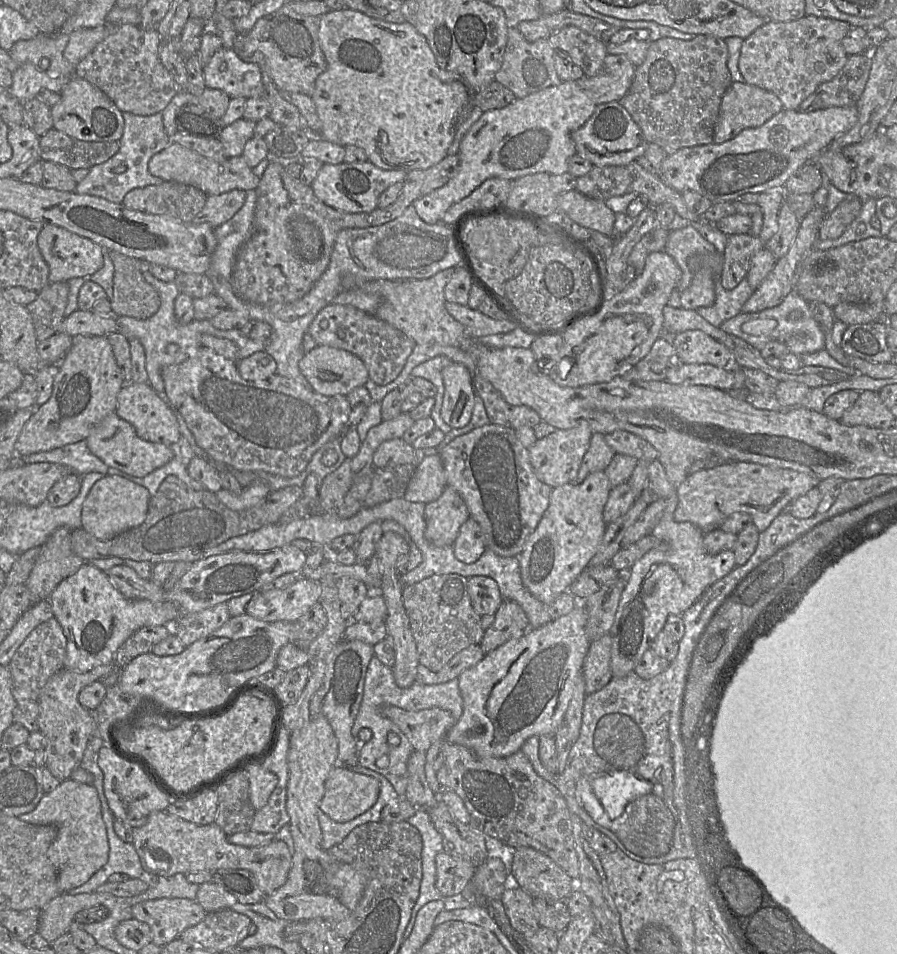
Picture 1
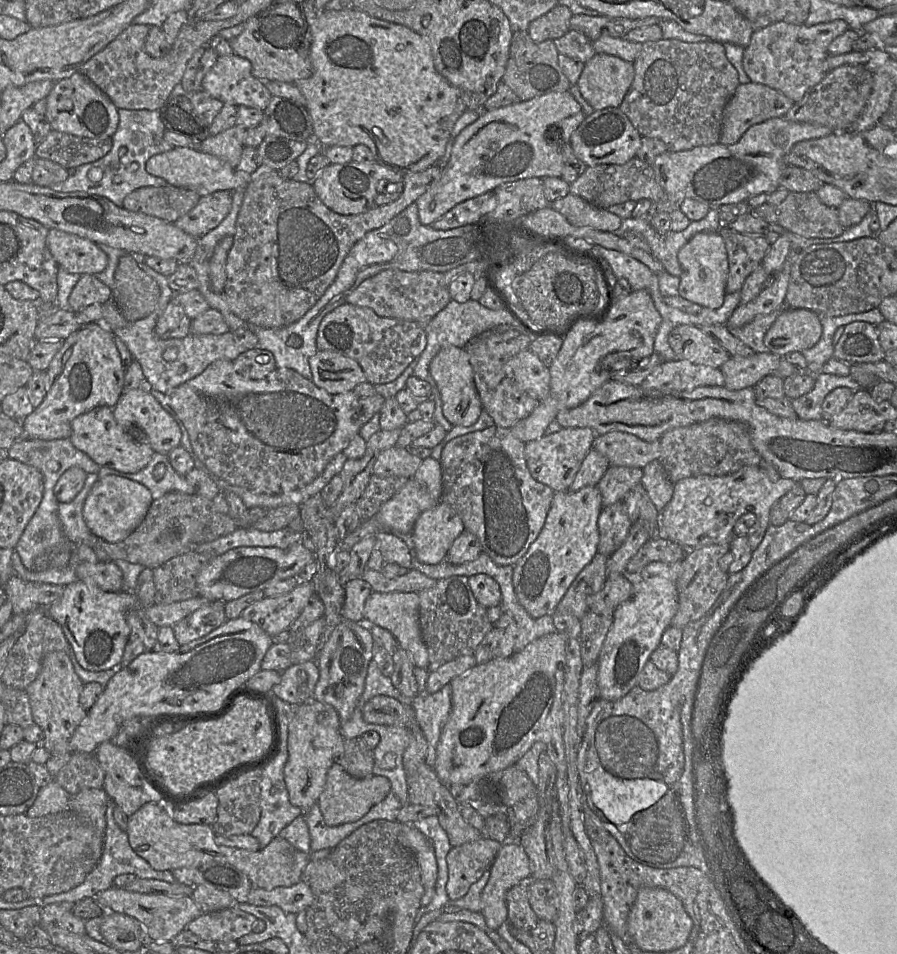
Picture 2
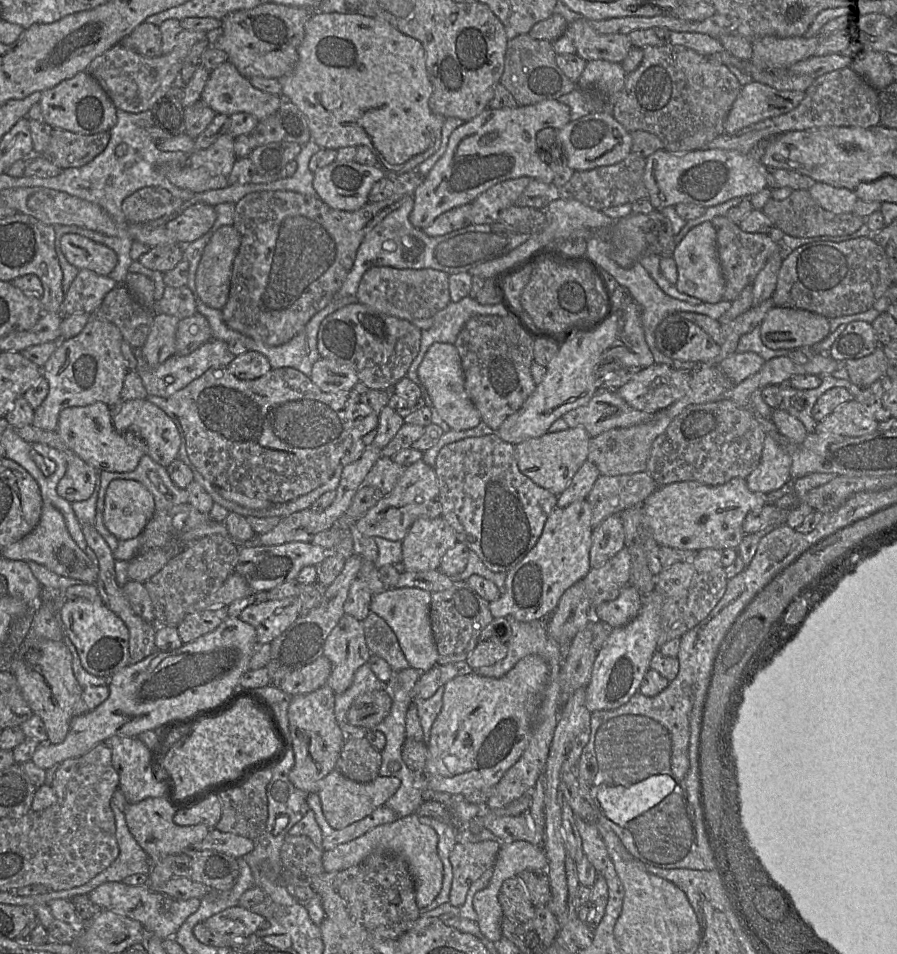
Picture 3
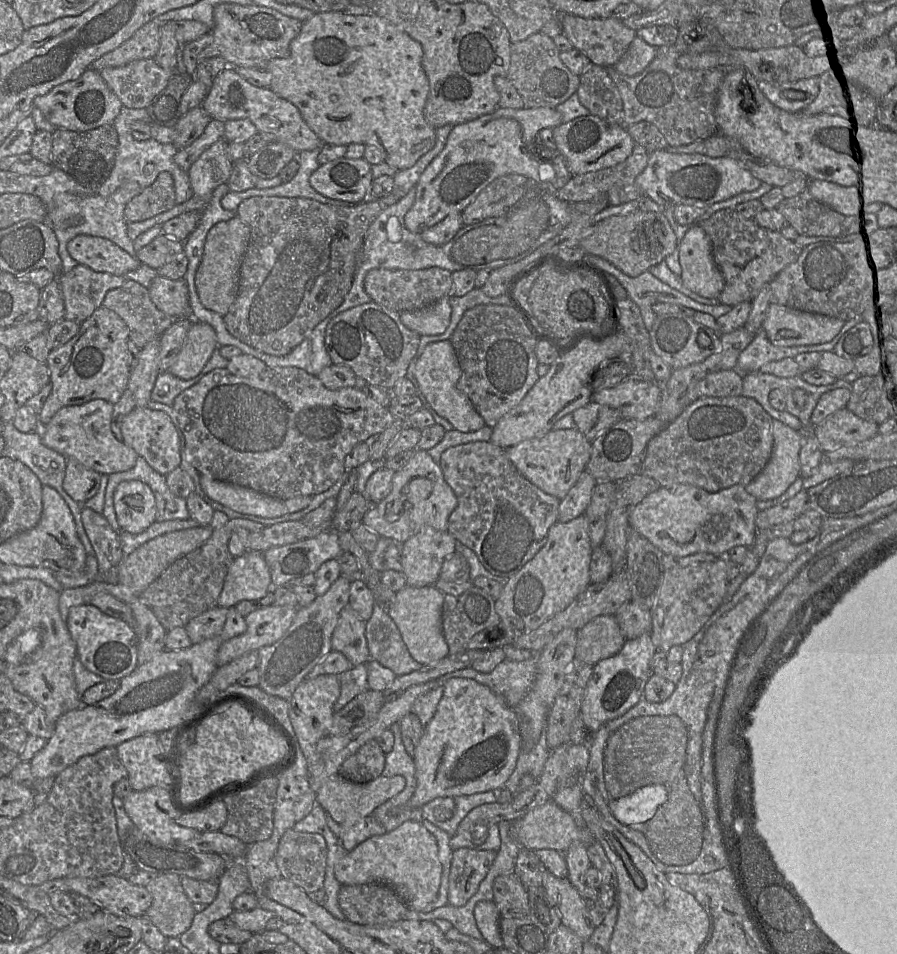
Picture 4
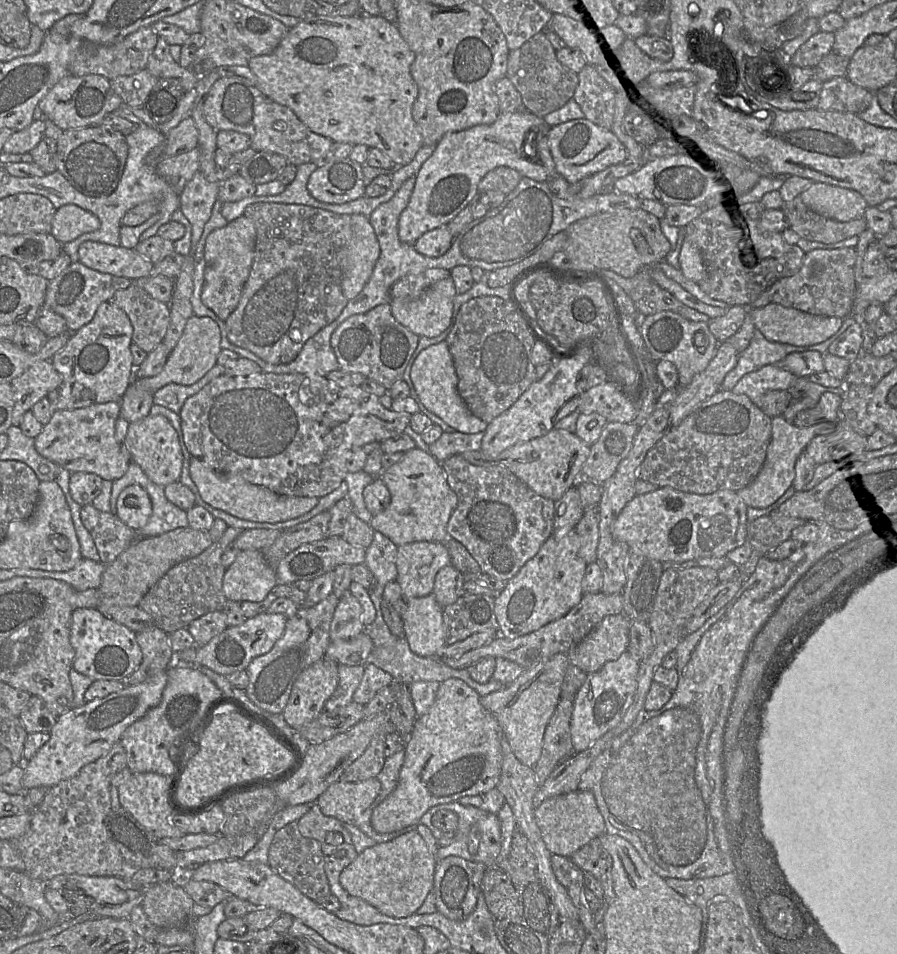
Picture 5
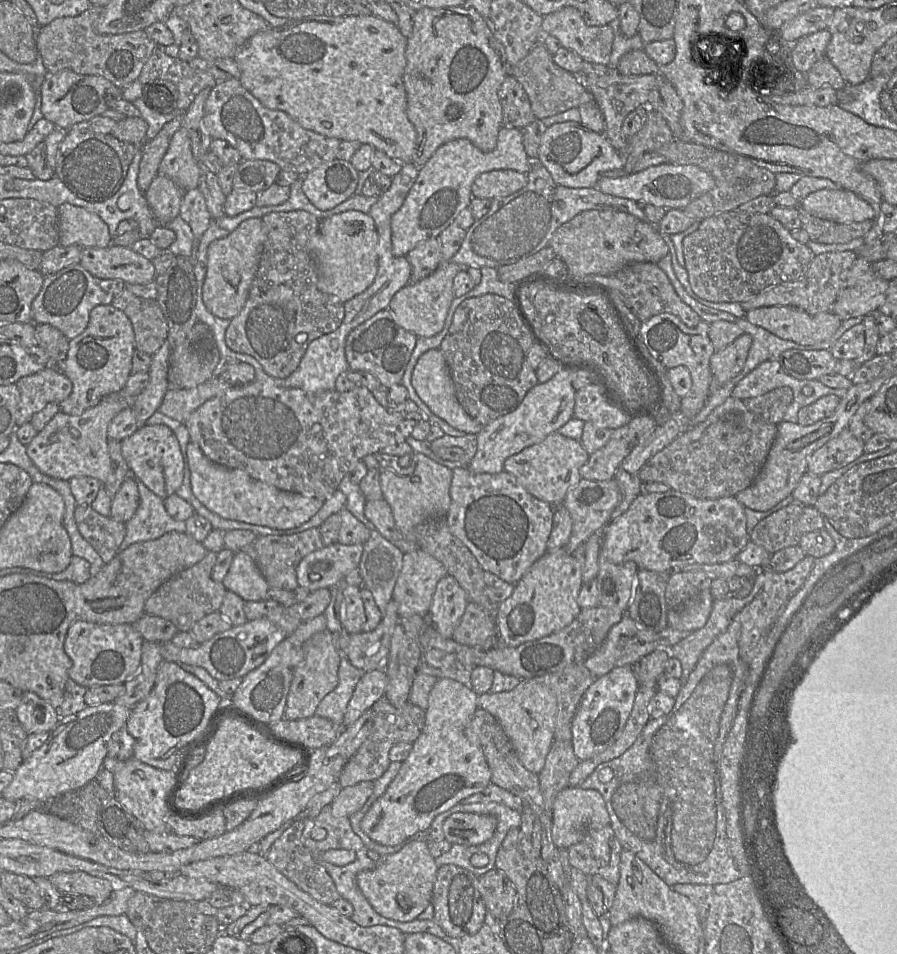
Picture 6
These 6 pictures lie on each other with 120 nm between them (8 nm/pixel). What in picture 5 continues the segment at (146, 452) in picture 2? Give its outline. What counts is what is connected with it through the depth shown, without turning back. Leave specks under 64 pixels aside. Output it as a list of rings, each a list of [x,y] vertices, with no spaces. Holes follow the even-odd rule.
[[[120,401],[72,410],[56,410],[50,421],[35,438],[35,448],[40,455],[73,472],[88,472],[104,480],[121,478],[130,465],[115,437],[116,420],[120,417]]]

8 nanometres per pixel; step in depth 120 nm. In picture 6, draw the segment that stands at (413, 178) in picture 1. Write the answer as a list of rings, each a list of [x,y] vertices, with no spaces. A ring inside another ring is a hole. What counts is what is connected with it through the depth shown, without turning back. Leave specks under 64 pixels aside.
[[[305,210],[270,212],[261,219],[268,229],[267,239],[246,303],[230,320],[225,332],[225,342],[231,350],[253,356],[271,377],[283,379],[297,369],[313,340],[335,331],[341,325],[345,315],[344,303],[338,297],[324,293],[317,287],[318,272],[307,243],[318,230],[321,221]]]

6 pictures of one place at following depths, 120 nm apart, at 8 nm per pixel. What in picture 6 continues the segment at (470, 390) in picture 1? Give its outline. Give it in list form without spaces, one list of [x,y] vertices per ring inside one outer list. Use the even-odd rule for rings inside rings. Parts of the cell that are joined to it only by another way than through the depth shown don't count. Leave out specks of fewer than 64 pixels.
[[[440,349],[428,350],[420,356],[412,372],[411,384],[432,413],[447,422],[451,427],[466,434],[477,434],[483,428],[480,423],[467,414],[457,400],[450,370]]]

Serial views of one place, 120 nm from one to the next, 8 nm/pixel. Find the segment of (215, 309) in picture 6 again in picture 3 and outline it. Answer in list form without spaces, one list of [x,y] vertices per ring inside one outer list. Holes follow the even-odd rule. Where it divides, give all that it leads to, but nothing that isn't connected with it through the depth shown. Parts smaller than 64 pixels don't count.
[[[224,225],[204,248],[195,284],[199,298],[210,308],[222,310],[228,300],[233,261],[240,243],[237,229],[233,225]]]

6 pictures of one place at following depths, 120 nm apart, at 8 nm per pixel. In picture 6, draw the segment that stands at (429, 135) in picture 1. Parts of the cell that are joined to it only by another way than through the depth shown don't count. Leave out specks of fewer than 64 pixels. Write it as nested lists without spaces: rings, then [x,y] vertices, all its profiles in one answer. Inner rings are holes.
[[[373,14],[340,17],[310,16],[299,20],[291,20],[283,26],[271,27],[266,31],[255,34],[237,49],[233,59],[241,71],[240,83],[265,107],[286,112],[304,129],[312,130],[328,138],[336,138],[341,141],[357,141],[361,144],[371,145],[374,149],[384,152],[388,157],[405,164],[412,163],[417,141],[417,132],[406,114],[407,96],[403,82],[406,47],[407,38],[401,34],[397,25]]]

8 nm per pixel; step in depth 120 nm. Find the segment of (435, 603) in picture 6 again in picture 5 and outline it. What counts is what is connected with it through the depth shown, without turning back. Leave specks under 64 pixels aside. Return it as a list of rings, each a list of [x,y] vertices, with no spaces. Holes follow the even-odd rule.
[[[452,564],[440,569],[435,577],[432,594],[444,609],[453,604],[463,594],[465,575]]]

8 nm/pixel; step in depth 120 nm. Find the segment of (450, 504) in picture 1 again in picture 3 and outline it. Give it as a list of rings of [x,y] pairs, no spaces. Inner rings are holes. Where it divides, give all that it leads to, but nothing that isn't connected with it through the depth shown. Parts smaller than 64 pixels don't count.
[[[418,518],[402,542],[405,571],[438,570],[442,557],[458,542],[450,524],[443,518]]]

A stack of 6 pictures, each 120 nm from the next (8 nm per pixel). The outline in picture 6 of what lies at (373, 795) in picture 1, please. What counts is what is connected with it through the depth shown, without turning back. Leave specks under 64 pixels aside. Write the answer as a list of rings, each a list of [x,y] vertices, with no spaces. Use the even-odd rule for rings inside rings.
[[[363,781],[356,785],[344,787],[331,803],[334,817],[350,817],[359,811],[373,793],[374,782]]]

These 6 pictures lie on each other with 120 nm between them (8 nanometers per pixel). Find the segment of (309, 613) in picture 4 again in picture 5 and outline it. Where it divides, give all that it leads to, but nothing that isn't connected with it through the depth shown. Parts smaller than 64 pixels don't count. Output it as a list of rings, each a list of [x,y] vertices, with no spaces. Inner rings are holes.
[[[331,593],[312,607],[299,607],[296,614],[288,618],[283,635],[272,649],[254,658],[247,667],[249,684],[245,692],[251,702],[269,713],[283,713],[297,677],[326,654],[331,641],[331,622],[338,602],[339,599]]]

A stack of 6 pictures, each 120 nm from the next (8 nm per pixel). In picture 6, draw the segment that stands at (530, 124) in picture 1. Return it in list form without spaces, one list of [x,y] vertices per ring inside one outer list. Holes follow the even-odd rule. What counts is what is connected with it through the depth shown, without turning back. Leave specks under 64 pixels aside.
[[[502,126],[498,133],[497,145],[491,152],[481,151],[464,138],[441,145],[419,169],[417,179],[404,203],[391,218],[393,255],[406,256],[420,242],[438,237],[452,224],[458,214],[469,207],[473,198],[472,184],[480,174],[500,169],[528,173],[531,167],[532,161],[524,149],[522,131],[518,128]]]

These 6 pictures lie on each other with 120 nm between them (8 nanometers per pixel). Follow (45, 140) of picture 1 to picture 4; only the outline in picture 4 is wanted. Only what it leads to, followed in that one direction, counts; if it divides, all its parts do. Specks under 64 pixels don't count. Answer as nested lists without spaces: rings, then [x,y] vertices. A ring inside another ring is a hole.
[[[113,125],[75,132],[56,129],[52,135],[52,165],[64,171],[87,189],[98,190],[109,178],[119,145],[118,133]]]

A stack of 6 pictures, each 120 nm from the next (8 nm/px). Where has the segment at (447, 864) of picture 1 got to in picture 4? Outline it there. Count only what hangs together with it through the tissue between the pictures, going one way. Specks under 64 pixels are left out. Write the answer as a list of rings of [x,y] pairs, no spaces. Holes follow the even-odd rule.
[[[459,848],[453,851],[449,873],[448,904],[464,906],[477,892],[492,866],[497,851]]]

